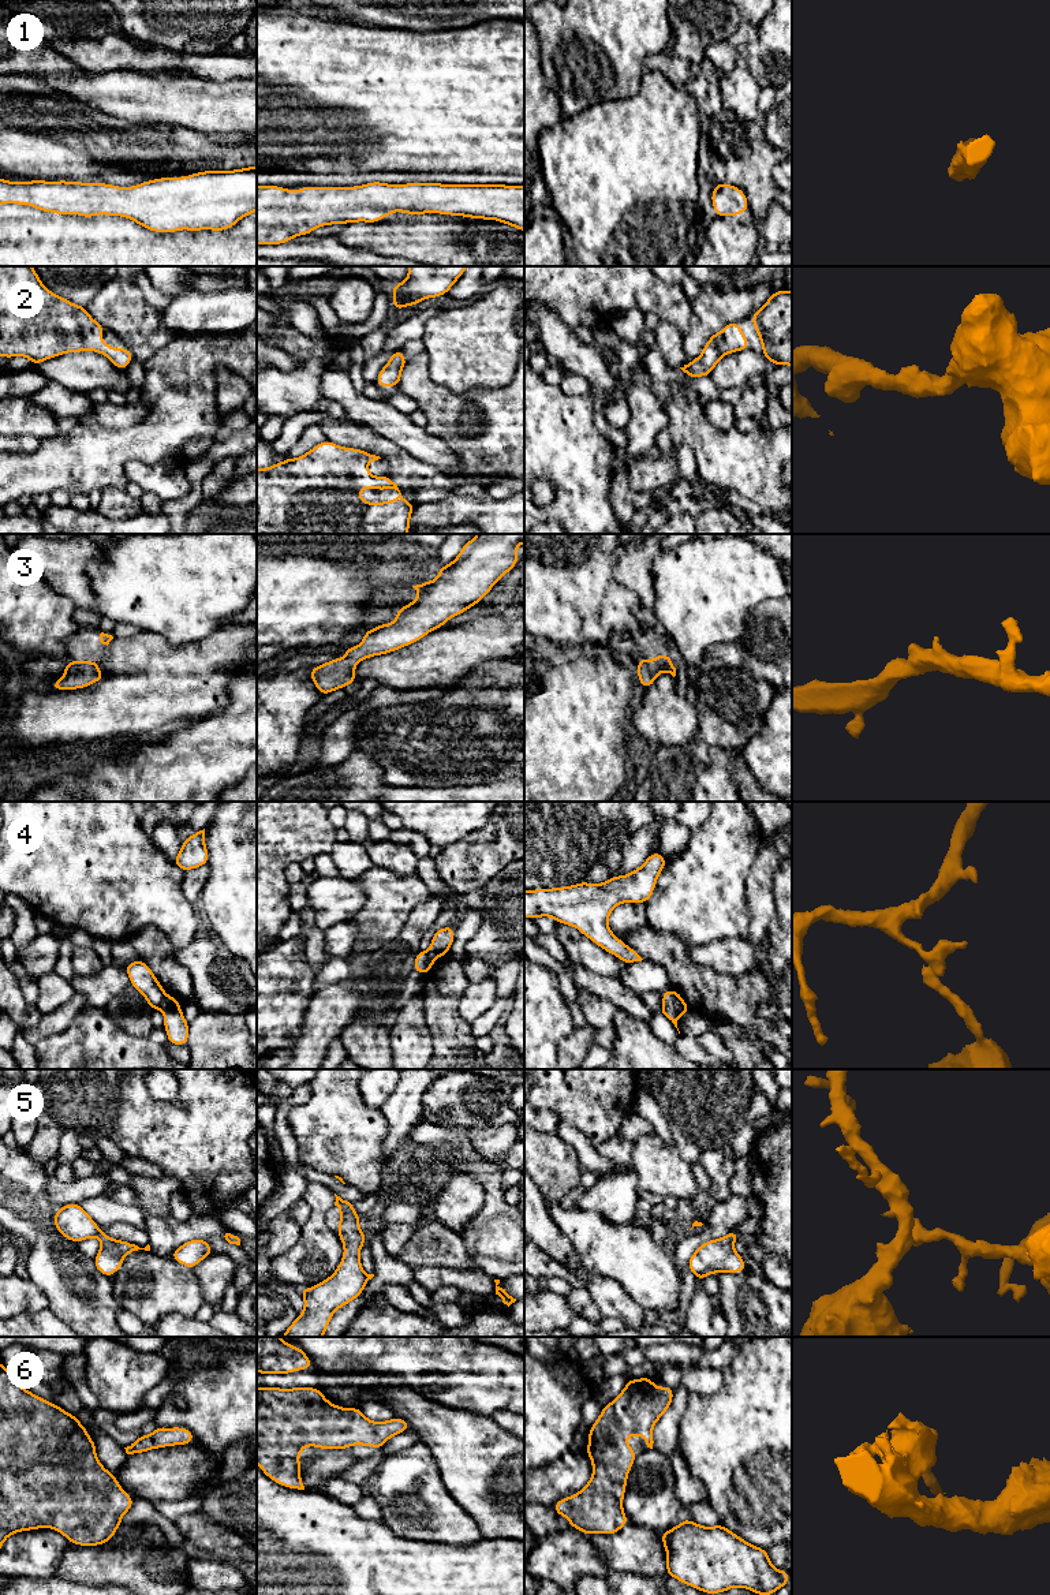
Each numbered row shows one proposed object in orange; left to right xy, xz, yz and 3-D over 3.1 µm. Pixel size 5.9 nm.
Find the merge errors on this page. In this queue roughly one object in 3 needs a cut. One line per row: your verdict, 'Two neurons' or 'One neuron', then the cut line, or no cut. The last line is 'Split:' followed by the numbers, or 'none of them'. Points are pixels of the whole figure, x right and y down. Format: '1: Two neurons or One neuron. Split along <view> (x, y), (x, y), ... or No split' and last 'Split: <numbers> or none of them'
1: One neuron. No split
2: One neuron. No split
3: One neuron. No split
4: Two neurons. Split along yz (669, 989), (675, 1008), (680, 1015)
5: Two neurons. Split along xy (100, 1231), (97, 1236)
6: One neuron. No split
Split: 4, 5

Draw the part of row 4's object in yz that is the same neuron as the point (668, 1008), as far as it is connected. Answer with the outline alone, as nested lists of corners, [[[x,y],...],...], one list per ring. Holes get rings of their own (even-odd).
[[[670,989],[664,991],[662,1001],[664,1001],[664,1004],[658,1012],[664,1013],[677,1028],[677,1021],[681,1015],[676,1009],[676,1001],[675,1001],[675,997],[673,997],[673,993]],[[677,1028],[677,1031],[679,1031],[679,1028]],[[679,1031],[679,1034],[680,1034],[680,1031]]]

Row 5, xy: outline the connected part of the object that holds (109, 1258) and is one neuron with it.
[[[100,1232],[97,1237],[101,1243],[101,1250],[93,1262],[97,1270],[107,1277],[113,1275],[122,1267],[126,1255],[138,1250],[150,1251],[149,1244],[145,1248],[139,1248],[138,1245],[123,1240],[113,1240],[104,1232]]]

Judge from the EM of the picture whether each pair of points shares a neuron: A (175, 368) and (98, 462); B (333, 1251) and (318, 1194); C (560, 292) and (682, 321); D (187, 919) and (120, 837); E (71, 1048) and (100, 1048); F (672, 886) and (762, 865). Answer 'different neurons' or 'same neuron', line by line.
A: same neuron
B: same neuron
C: same neuron
D: same neuron
E: same neuron
F: different neurons

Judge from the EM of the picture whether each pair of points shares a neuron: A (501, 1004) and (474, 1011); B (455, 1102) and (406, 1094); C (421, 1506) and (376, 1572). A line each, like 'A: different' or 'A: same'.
A: different
B: different
C: different

